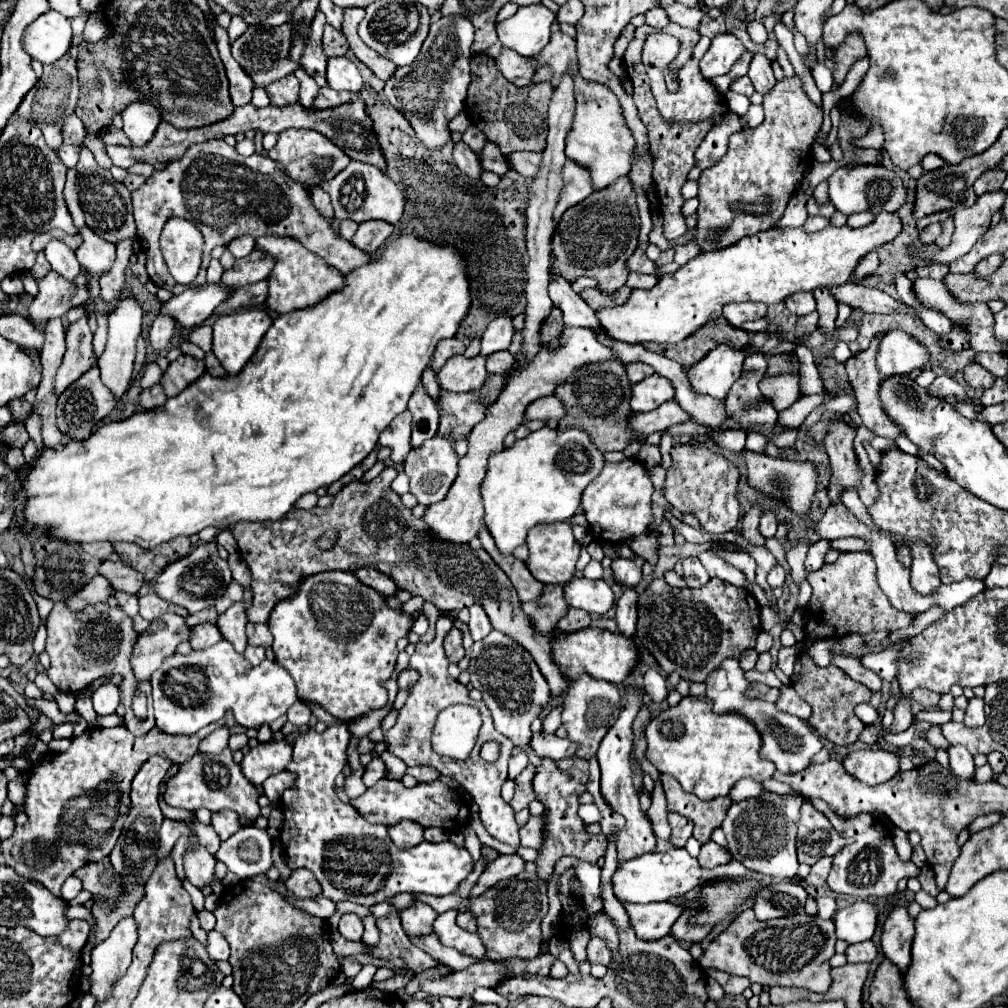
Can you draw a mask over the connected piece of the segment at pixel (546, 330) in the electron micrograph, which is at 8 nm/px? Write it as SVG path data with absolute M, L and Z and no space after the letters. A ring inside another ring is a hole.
M552 308L548 320L544 320L542 328L540 328L540 342L542 344L554 344L556 338L560 336L564 328L564 322L562 322L562 312L558 308Z

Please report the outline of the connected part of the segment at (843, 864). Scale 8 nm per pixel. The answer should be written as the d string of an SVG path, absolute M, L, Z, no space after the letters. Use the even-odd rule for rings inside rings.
M810 798L810 804L814 808L818 808L830 820L830 824L836 828L836 832L840 836L854 838L854 842L844 846L832 860L828 886L834 892L848 894L848 896L854 896L858 900L866 900L868 896L892 896L898 890L898 880L918 876L918 868L912 862L904 864L904 862L900 862L900 858L896 858L896 848L894 848L894 842L892 842L892 834L878 818L856 816L856 818L850 818L850 820L842 820L828 808L828 804L824 800Z

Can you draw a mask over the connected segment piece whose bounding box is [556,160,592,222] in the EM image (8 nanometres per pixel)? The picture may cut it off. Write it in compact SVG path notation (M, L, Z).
M566 160L564 164L564 188L560 192L560 200L556 204L556 222L560 222L562 214L582 202L586 196L592 194L592 180L588 170L574 164L572 160Z

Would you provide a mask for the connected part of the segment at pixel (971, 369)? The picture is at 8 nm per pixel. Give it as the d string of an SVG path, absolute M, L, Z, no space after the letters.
M968 364L966 368L964 368L964 380L970 384L970 386L982 386L982 388L990 388L992 384L994 384L994 380L996 380L996 376L992 374L992 372L988 372L984 366L980 366L980 364Z

